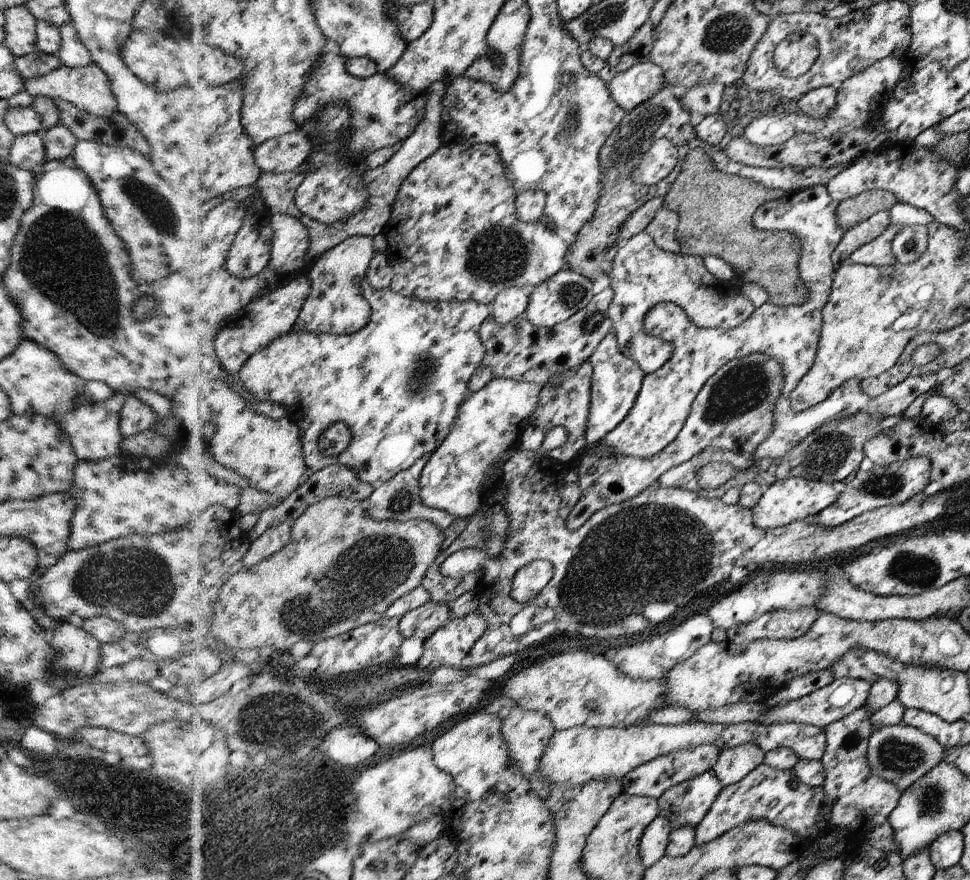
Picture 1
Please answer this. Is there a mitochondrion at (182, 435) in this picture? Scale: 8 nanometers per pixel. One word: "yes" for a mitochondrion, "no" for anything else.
no

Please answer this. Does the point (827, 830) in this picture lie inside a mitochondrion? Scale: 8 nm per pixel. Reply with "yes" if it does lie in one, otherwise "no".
no

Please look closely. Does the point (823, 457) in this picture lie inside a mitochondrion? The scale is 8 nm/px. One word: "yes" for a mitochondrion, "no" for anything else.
yes

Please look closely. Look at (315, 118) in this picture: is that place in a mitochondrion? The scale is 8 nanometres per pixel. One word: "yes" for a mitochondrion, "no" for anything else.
no

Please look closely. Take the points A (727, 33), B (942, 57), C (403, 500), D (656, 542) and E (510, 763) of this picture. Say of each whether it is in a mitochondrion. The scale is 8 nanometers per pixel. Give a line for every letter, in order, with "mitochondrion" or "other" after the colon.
A: mitochondrion
B: other
C: mitochondrion
D: mitochondrion
E: other

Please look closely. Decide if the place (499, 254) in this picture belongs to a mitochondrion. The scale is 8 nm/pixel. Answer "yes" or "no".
yes

